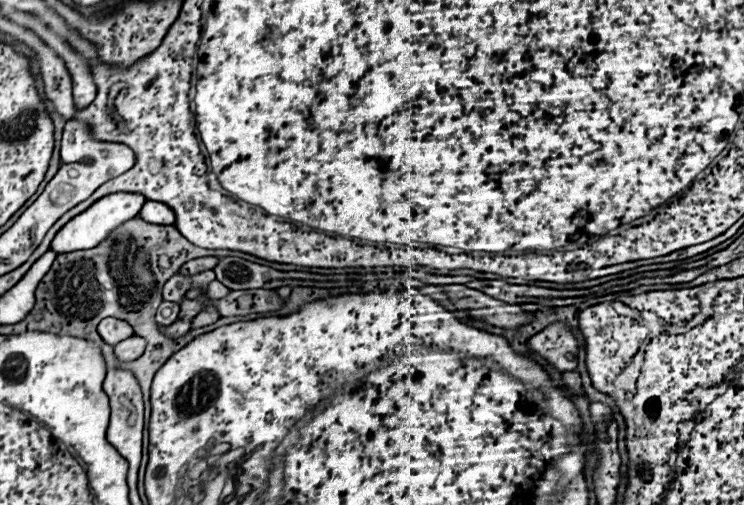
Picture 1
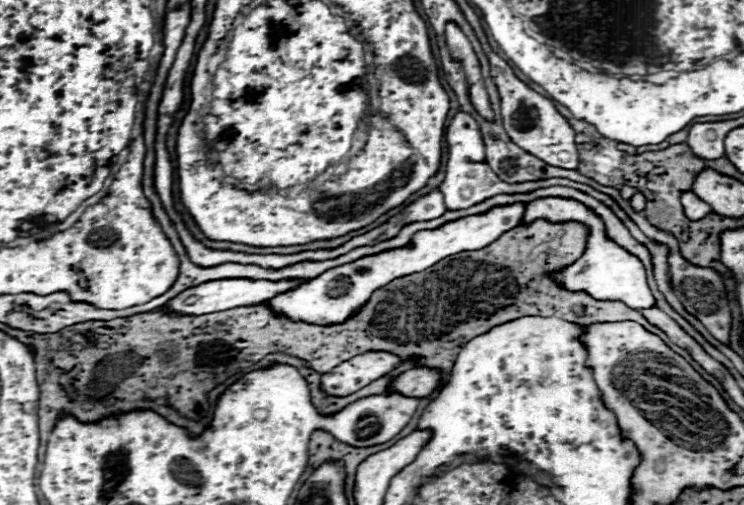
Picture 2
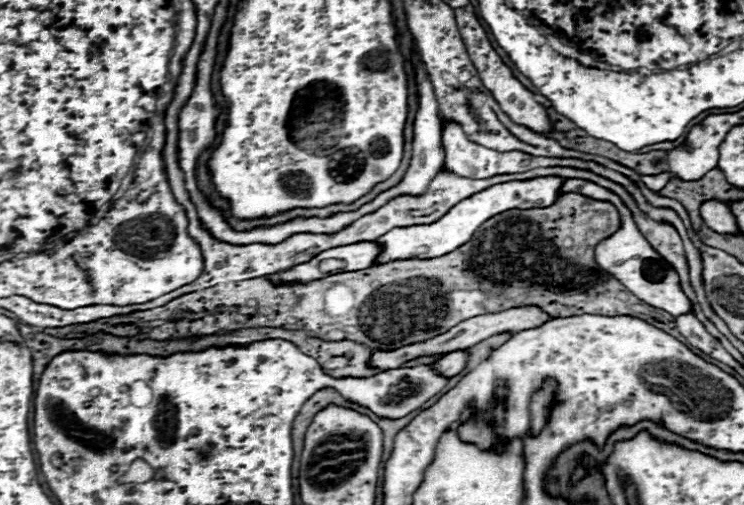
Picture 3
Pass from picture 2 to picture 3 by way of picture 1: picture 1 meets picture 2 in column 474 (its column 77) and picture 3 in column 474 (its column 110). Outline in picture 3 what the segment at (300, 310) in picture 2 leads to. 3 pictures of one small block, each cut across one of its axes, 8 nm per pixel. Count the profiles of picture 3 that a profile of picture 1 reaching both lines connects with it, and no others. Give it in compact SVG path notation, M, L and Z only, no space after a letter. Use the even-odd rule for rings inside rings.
M540 176L534 180L526 180L526 182L506 182L502 186L490 186L486 190L472 194L470 198L458 202L458 206L450 208L450 212L444 214L438 222L394 228L388 234L384 234L382 238L378 238L378 242L384 246L384 252L376 258L374 264L384 264L390 260L398 260L398 258L436 258L436 256L448 254L450 250L456 250L458 246L466 244L472 238L474 230L484 220L492 218L494 214L500 214L510 208L528 210L528 208L552 206L558 200L558 196L560 196L558 190L562 188L564 182L566 182L566 178L560 178L560 176Z

